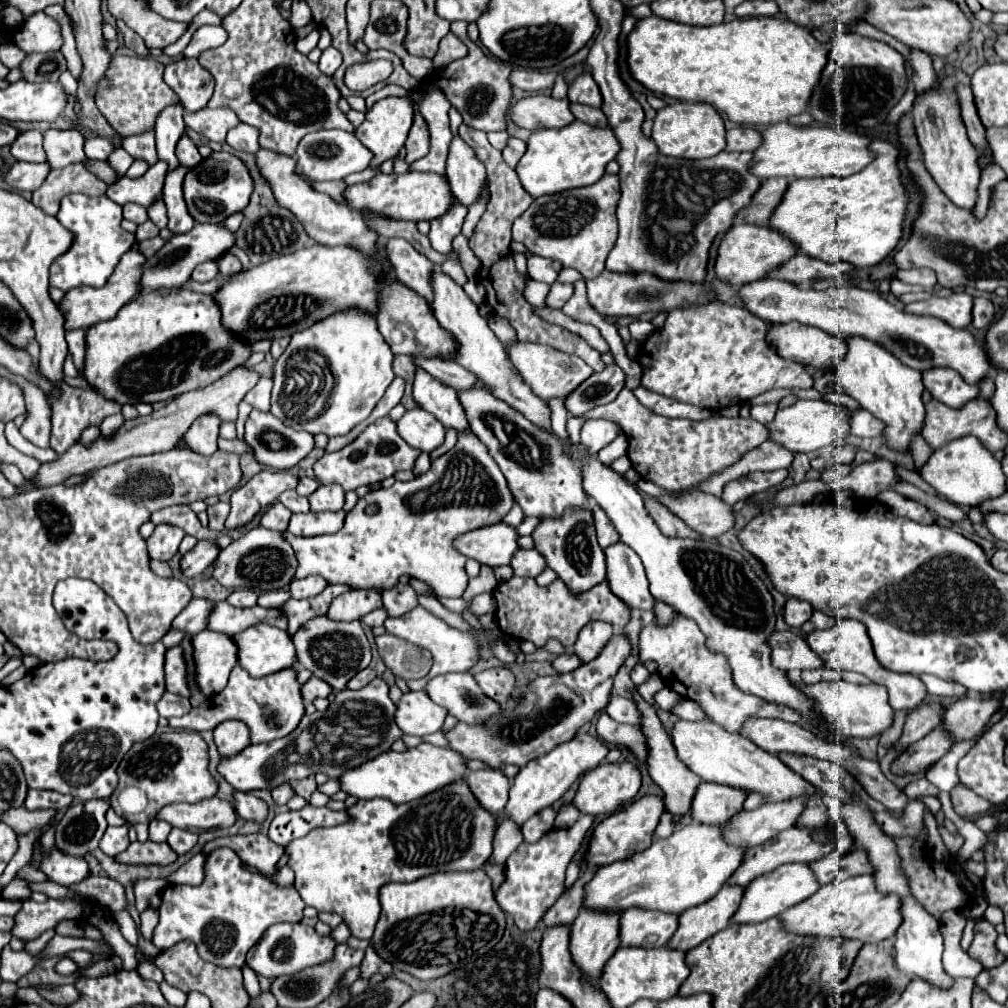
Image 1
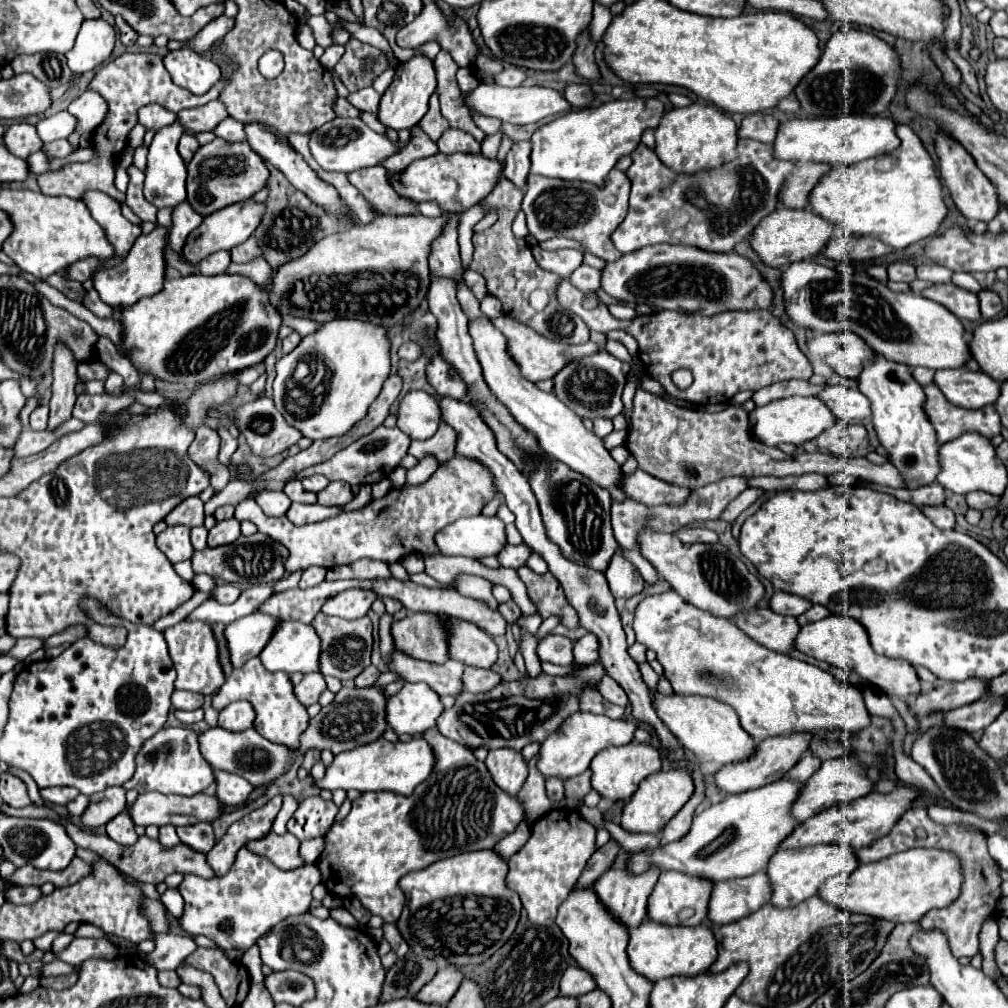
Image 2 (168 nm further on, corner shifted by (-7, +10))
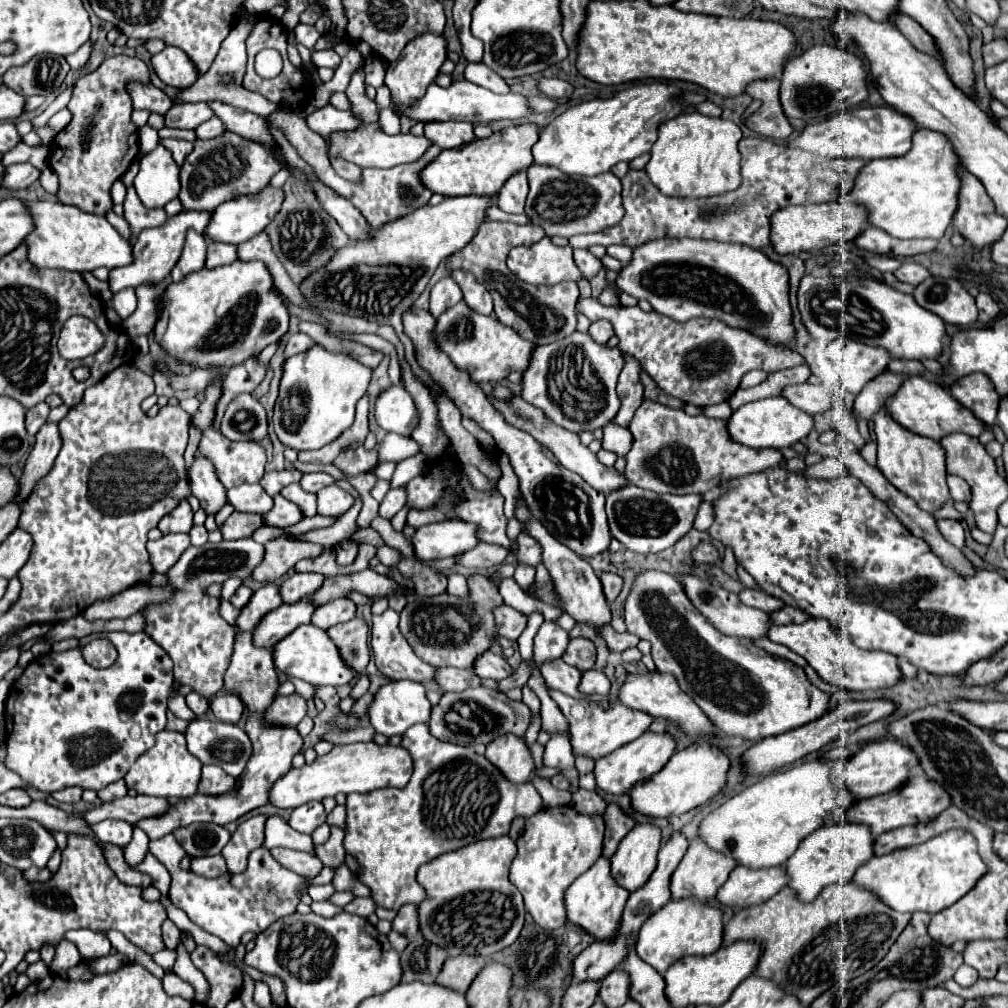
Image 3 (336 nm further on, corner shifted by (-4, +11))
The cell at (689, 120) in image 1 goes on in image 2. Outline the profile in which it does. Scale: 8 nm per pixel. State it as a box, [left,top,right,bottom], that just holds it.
[654,103,736,173]

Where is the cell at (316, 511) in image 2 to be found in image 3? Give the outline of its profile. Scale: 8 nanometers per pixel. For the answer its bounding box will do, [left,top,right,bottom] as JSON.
[263,494,301,526]

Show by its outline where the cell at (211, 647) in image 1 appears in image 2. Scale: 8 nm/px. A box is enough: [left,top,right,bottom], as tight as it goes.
[224,613,278,669]

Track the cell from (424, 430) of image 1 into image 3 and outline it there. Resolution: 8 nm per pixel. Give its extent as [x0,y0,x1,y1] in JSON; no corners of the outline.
[375,386,417,436]

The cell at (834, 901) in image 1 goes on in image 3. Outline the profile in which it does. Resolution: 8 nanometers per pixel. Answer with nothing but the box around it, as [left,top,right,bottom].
[853,828,987,914]

